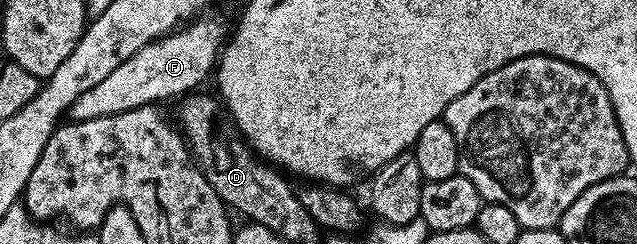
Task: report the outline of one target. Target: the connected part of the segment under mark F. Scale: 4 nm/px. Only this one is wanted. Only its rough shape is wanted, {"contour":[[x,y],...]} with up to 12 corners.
{"contour":[[192,18],[73,100],[70,121],[182,99],[212,77],[223,22]]}

